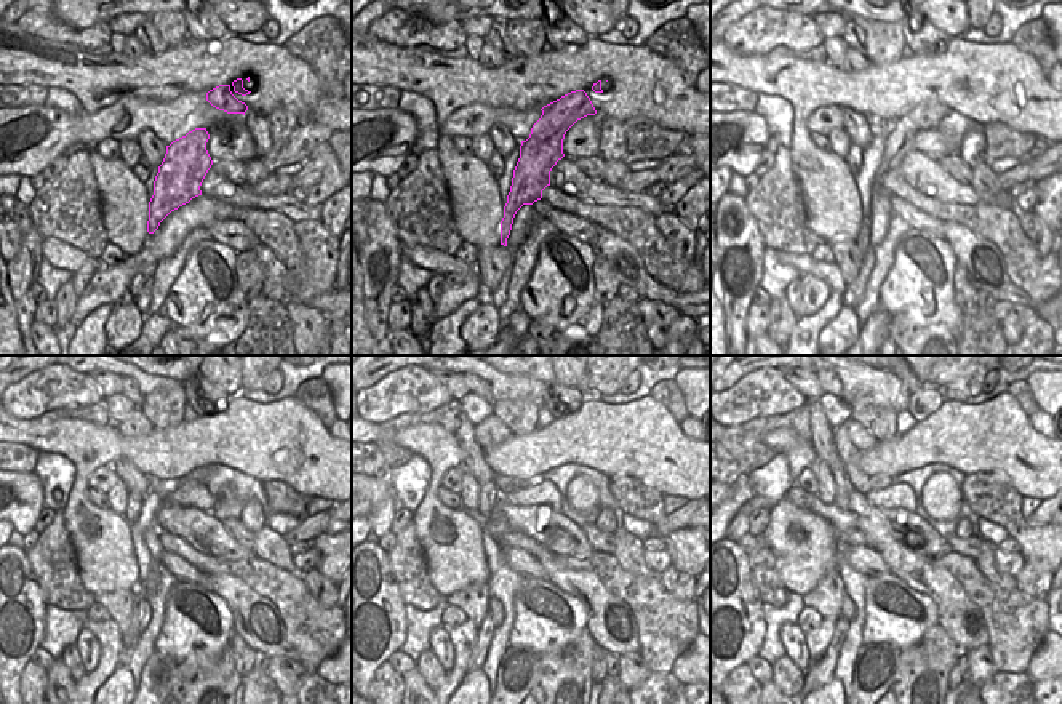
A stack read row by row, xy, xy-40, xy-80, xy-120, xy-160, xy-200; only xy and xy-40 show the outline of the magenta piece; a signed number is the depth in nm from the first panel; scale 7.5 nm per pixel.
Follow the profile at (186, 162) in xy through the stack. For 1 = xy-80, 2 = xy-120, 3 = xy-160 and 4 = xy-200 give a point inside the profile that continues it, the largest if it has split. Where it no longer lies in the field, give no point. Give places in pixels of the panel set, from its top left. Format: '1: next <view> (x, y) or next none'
1: next xy-80 (898, 141)
2: next xy-120 (143, 612)
3: next xy-160 (495, 615)
4: next xy-200 (821, 672)

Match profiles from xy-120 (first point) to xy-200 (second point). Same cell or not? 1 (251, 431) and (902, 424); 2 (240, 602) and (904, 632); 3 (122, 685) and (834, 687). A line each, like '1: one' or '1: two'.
1: two
2: two
3: one

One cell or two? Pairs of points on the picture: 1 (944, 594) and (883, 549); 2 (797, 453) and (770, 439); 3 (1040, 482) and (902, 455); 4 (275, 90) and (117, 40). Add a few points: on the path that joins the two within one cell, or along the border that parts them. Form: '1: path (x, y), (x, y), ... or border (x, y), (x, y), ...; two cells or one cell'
1: path (930, 580), (898, 557); one cell
2: path (790, 447), (782, 439), (776, 439); one cell
3: path (1006, 453), (1000, 447), (936, 445); one cell
4: border (111, 52), (120, 53); two cells

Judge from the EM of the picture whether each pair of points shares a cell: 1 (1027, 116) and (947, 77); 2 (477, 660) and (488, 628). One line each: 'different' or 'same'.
1: same
2: same

